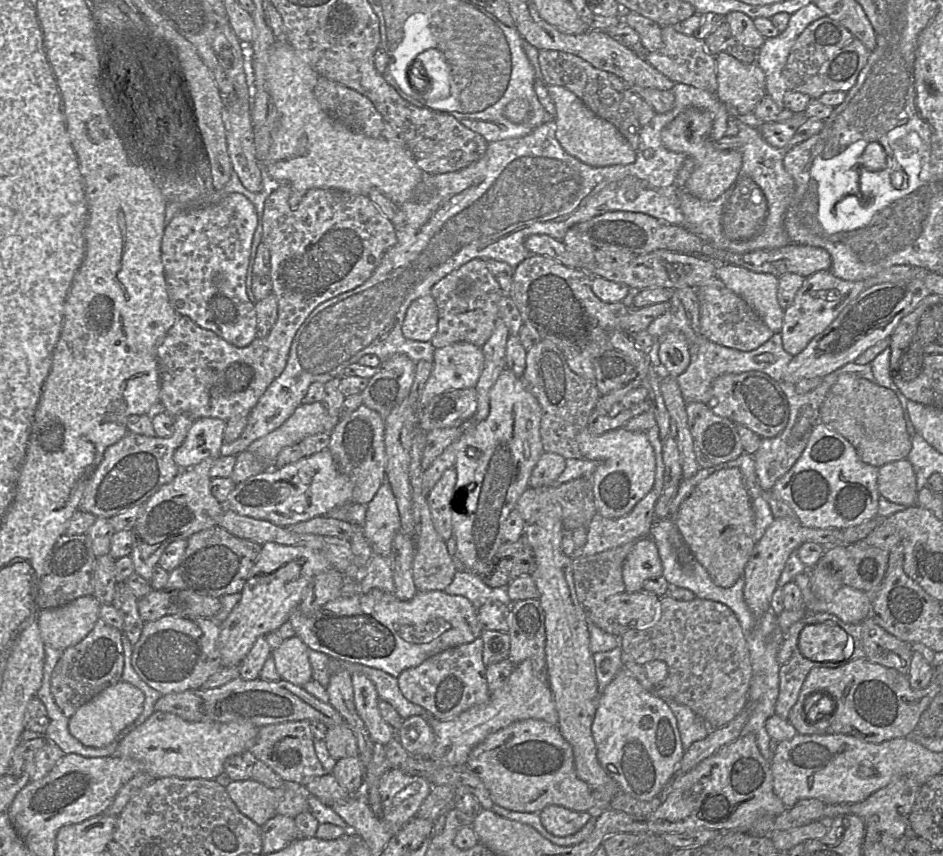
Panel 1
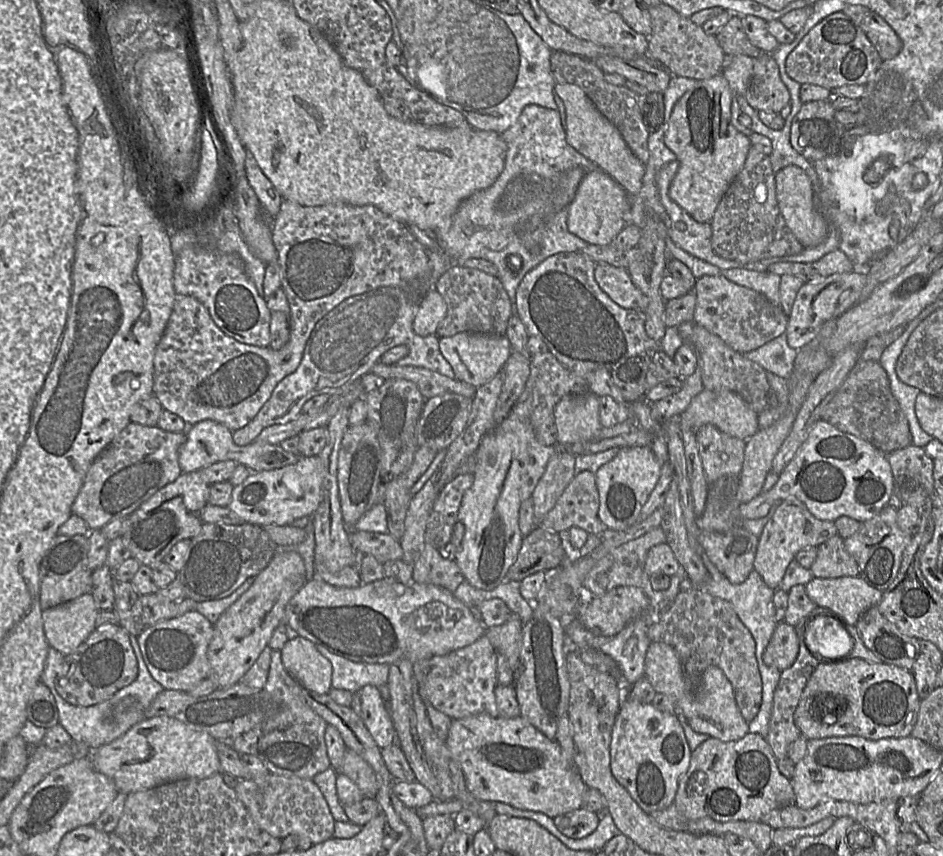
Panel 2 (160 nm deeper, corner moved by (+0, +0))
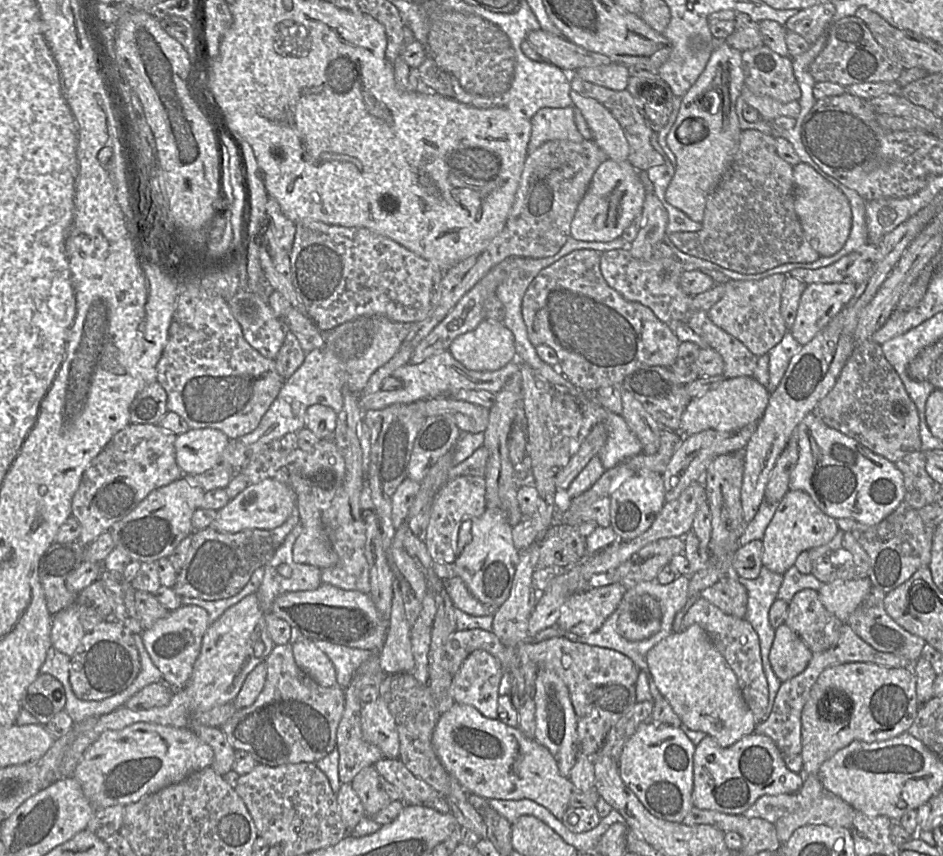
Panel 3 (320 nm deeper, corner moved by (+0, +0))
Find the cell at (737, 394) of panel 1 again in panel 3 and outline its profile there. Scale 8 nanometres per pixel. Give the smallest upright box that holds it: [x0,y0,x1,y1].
[689,310,758,378]

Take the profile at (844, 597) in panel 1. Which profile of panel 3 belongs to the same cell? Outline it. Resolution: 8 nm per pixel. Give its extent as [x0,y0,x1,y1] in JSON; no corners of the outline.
[818,578,872,622]

